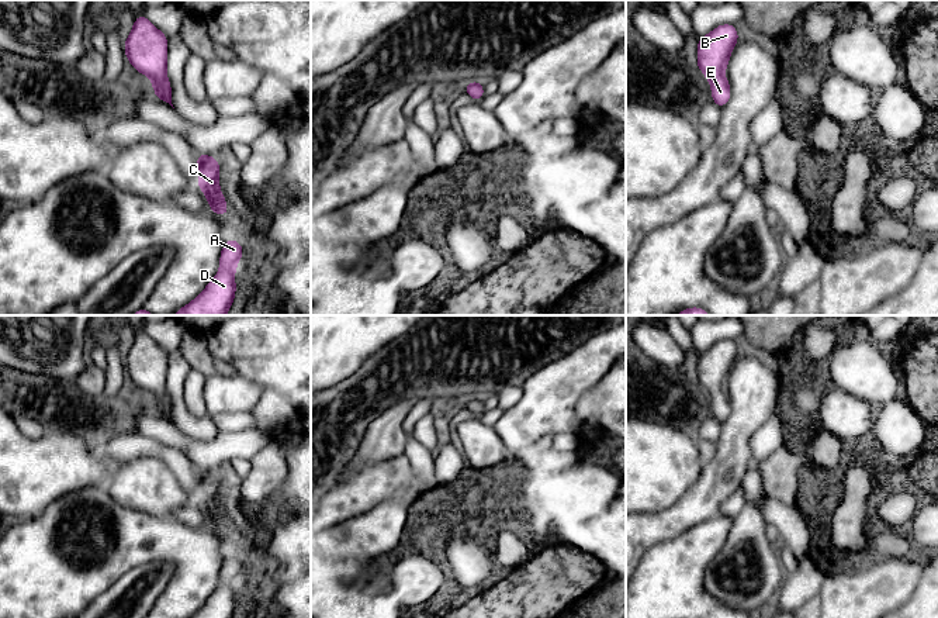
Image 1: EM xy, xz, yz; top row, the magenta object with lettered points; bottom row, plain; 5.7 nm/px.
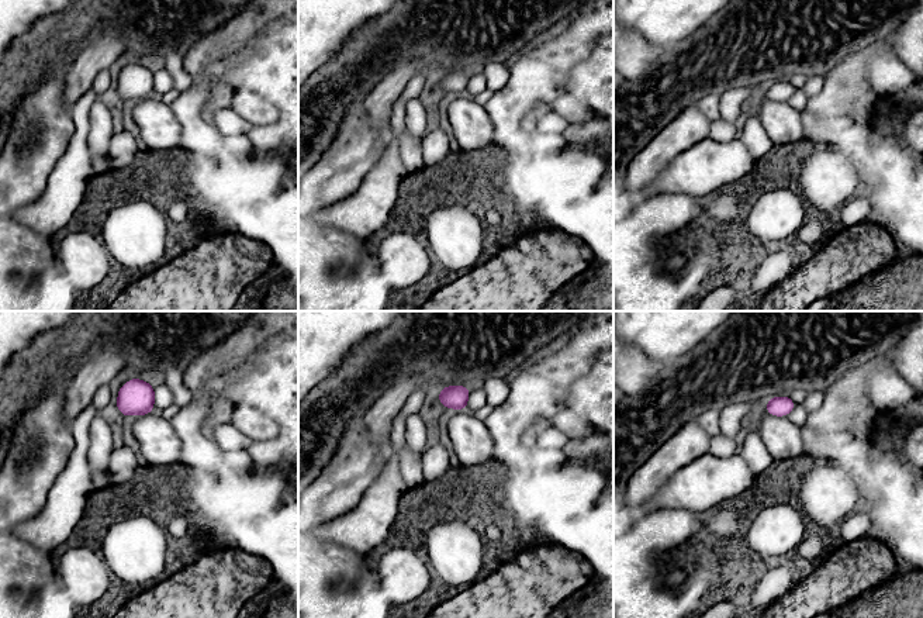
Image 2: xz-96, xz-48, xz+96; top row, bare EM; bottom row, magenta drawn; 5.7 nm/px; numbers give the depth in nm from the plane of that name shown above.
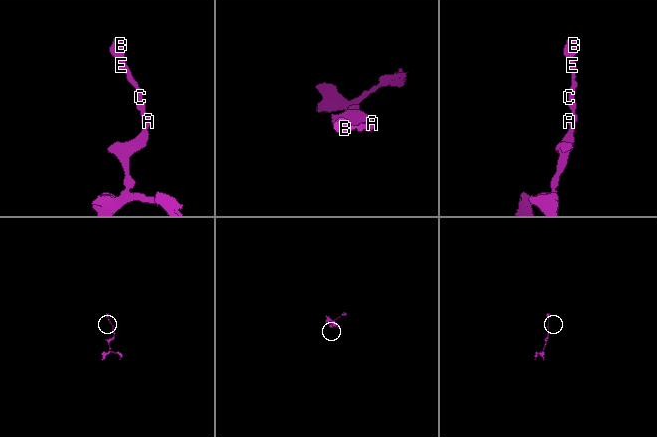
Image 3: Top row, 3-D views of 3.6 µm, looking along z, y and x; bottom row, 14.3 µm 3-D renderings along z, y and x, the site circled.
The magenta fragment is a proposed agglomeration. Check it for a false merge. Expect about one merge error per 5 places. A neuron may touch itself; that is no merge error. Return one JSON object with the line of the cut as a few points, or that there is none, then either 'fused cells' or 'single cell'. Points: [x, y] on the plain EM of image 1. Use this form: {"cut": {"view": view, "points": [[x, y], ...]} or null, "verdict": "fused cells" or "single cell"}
{"cut": null, "verdict": "single cell"}

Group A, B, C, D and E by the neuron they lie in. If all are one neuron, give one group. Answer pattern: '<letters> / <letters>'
A B C D E

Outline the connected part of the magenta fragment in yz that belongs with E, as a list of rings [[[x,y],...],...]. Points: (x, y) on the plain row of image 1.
[[[723,339],[698,355],[696,380],[712,400],[712,415],[723,424],[730,415],[730,398],[723,391],[734,360],[738,358],[735,341]]]

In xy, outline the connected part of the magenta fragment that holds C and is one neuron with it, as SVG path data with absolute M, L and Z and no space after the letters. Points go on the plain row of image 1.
M195 469L198 479L198 503L210 517L210 526L228 532L228 521L219 505L219 477L210 470Z

